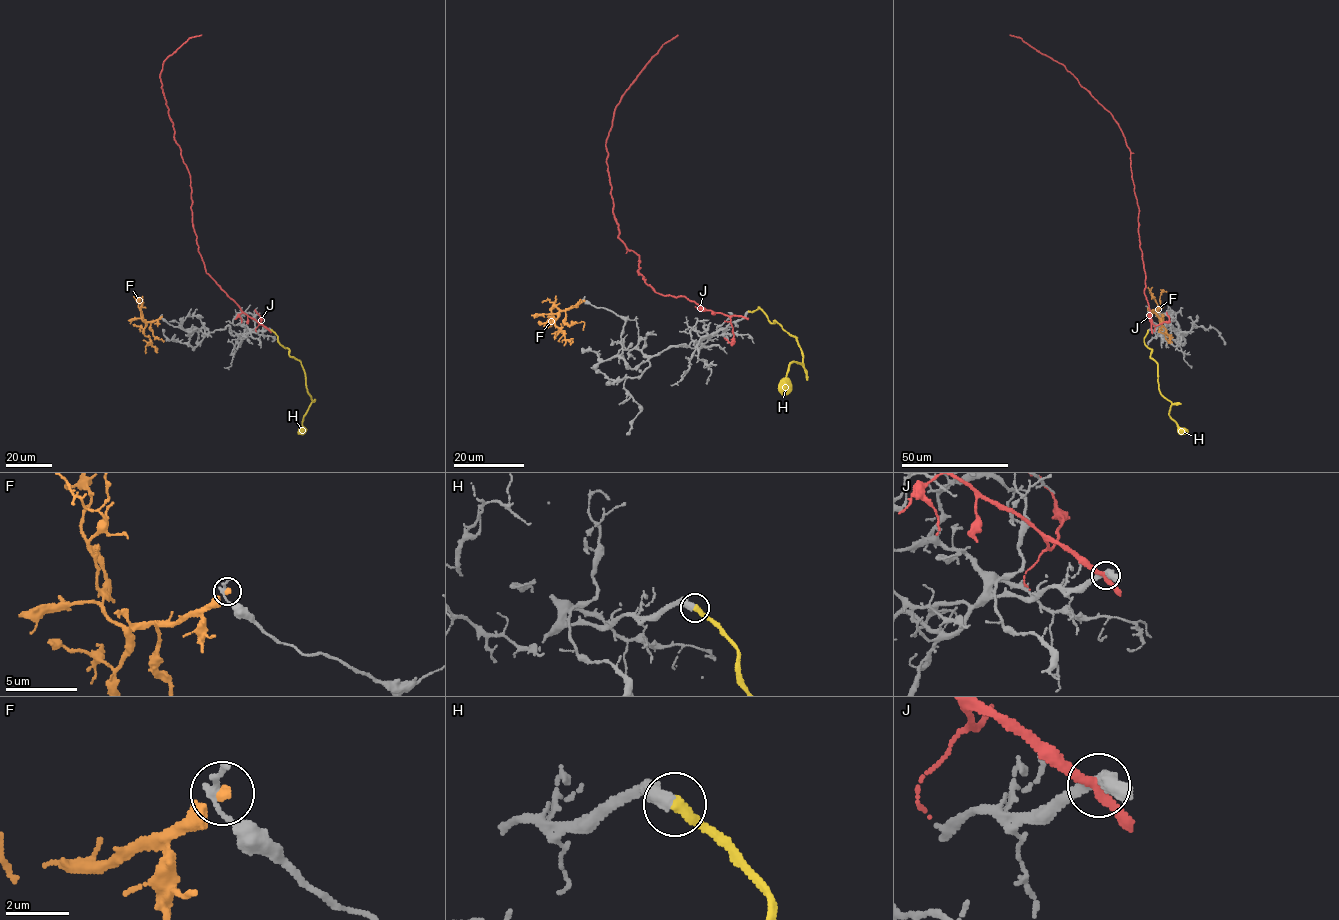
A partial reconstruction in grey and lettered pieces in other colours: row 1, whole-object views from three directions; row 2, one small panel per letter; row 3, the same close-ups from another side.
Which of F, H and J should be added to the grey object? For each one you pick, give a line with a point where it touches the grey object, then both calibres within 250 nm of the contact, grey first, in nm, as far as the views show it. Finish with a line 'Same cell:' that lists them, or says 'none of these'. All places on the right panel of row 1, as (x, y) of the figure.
H: Touches grey at (1148, 330). Thickness 420 nm (grey) against 320 nm
Same cell: H

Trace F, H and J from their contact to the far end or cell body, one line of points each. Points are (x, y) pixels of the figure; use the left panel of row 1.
F: (162, 316), (148, 322), (144, 330), (156, 351)
H: (271, 330), (289, 350), (289, 355), (301, 363), (305, 374), (311, 403), (302, 422), (301, 431)
J: (268, 329), (247, 316), (206, 272), (198, 251), (189, 172), (159, 77), (164, 61), (201, 34)

